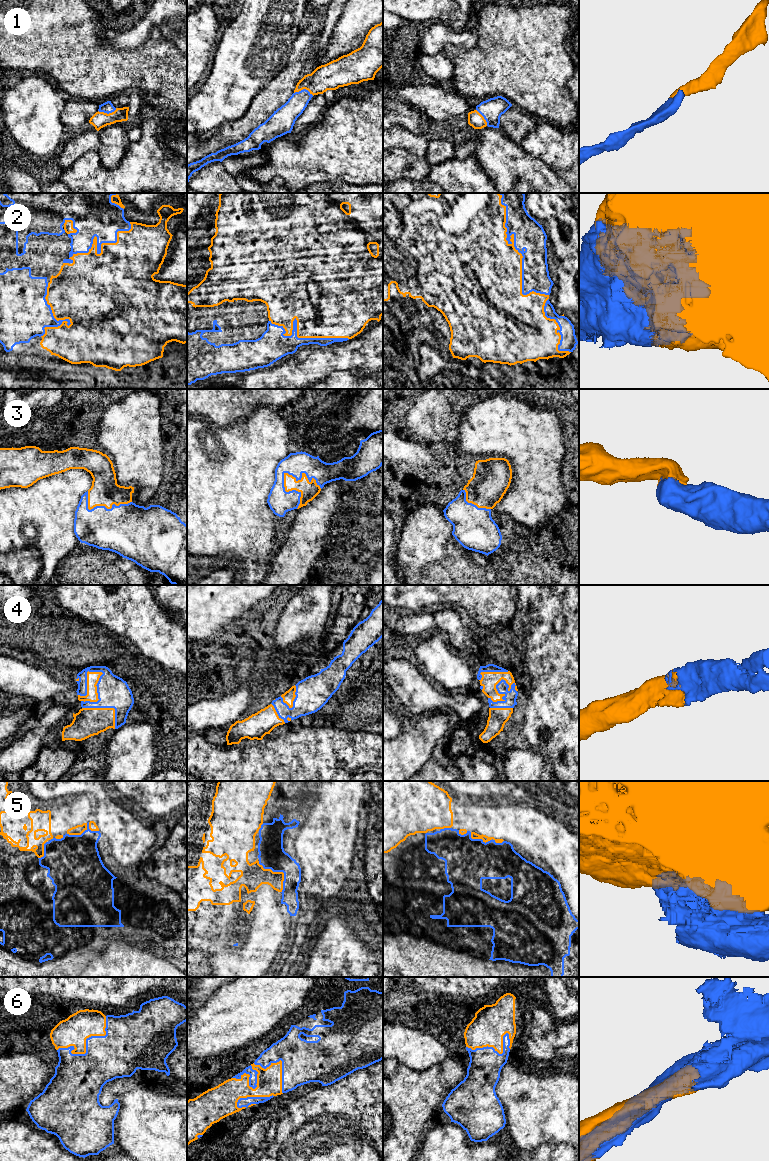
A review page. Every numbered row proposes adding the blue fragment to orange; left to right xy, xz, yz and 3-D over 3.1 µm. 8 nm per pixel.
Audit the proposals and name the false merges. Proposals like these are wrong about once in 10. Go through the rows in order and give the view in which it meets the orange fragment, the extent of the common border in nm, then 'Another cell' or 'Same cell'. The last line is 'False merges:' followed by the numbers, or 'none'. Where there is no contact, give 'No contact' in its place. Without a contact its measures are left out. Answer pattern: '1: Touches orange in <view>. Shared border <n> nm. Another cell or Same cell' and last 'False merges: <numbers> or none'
1: Touches orange in xz. Shared border 160 nm. Same cell
2: Touches orange in yz. Shared border 900 nm. Same cell
3: Touches orange in xz. Shared border 340 nm. Same cell
4: Touches orange in xy. Shared border 300 nm. Same cell
5: Touches orange in xz. Shared border 320 nm. Another cell
6: Touches orange in xy. Shared border 480 nm. Same cell
False merges: 5

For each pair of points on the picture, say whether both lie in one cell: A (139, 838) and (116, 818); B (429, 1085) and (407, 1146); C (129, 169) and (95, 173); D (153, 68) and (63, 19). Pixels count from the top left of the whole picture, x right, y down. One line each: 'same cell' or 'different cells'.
A: same cell
B: same cell
C: same cell
D: same cell

